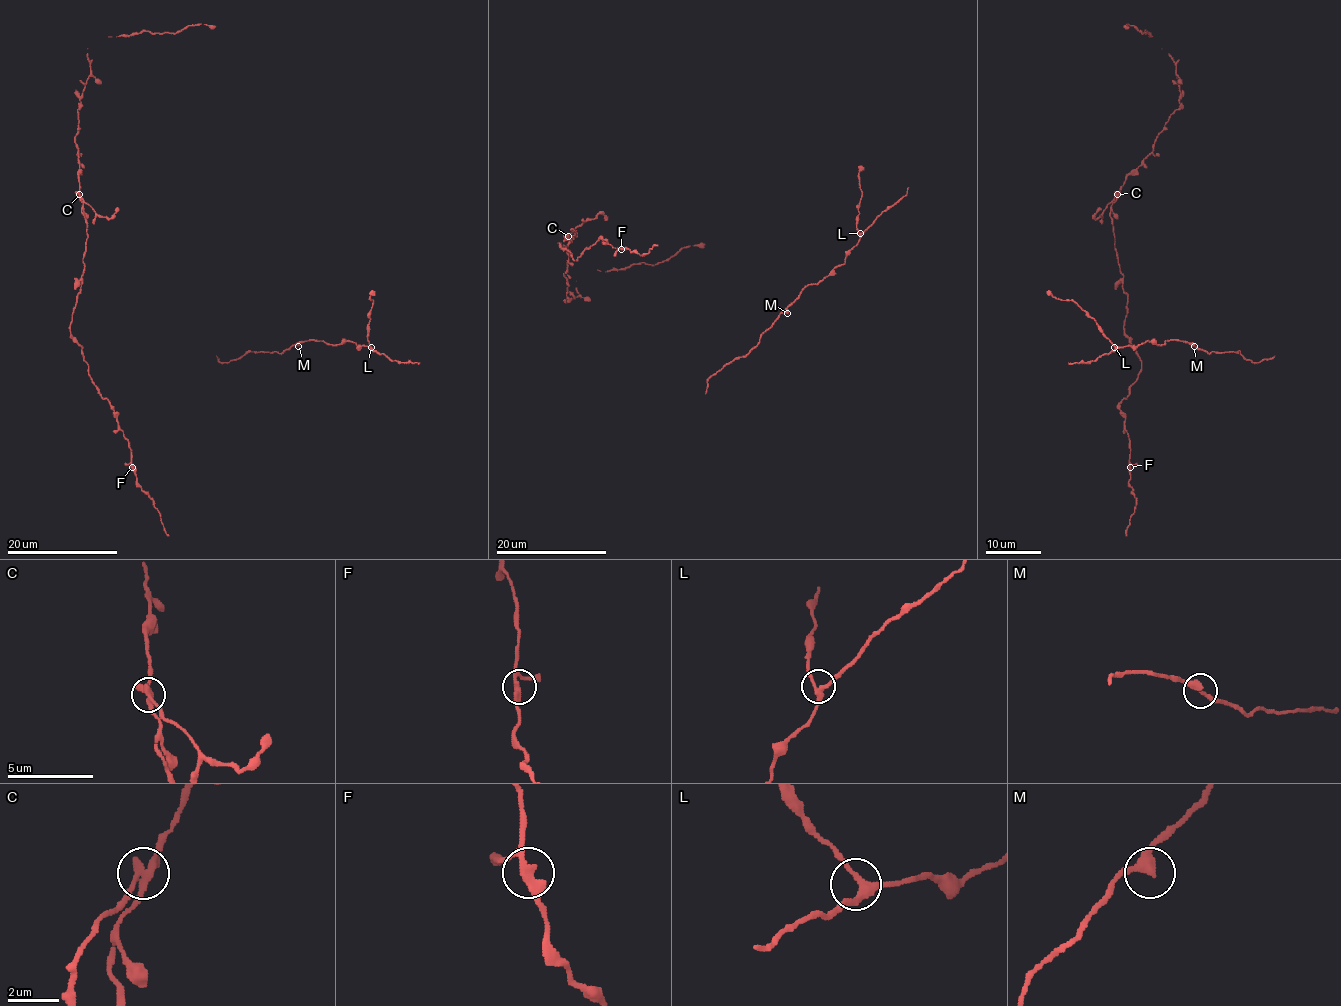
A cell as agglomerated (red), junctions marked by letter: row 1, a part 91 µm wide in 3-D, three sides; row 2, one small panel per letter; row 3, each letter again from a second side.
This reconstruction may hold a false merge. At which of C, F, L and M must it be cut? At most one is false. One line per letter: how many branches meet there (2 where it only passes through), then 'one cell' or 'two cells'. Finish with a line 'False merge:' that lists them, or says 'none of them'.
C: branches 3; two cells
F: branches 3; one cell
L: branches 3; one cell
M: branches 2; one cell
False merge: C

